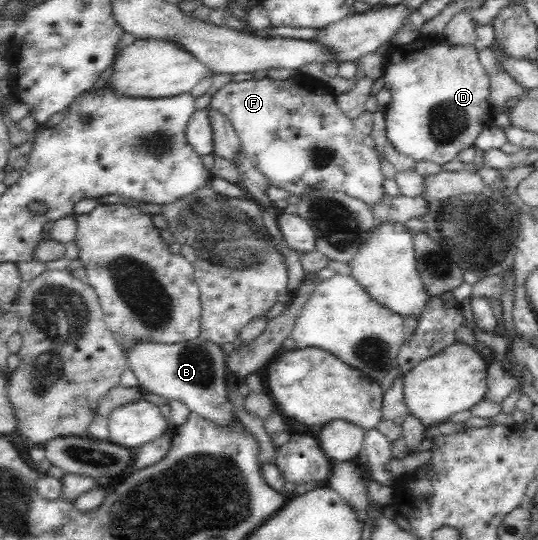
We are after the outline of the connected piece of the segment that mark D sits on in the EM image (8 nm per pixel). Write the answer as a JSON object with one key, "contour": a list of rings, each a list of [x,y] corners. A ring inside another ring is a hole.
{"contour":[[[419,36],[412,42],[405,45],[394,46],[390,55],[386,55],[386,66],[383,68],[383,84],[391,92],[391,102],[388,104],[388,110],[386,110],[385,117],[385,131],[388,143],[394,147],[399,153],[407,155],[411,160],[415,162],[432,162],[437,165],[444,165],[455,159],[458,159],[458,153],[462,150],[473,146],[476,137],[480,134],[480,131],[487,126],[493,124],[493,111],[488,100],[490,94],[490,79],[486,75],[486,71],[481,67],[479,61],[479,54],[476,48],[471,45],[452,45],[445,42],[442,38],[426,38]]]}

